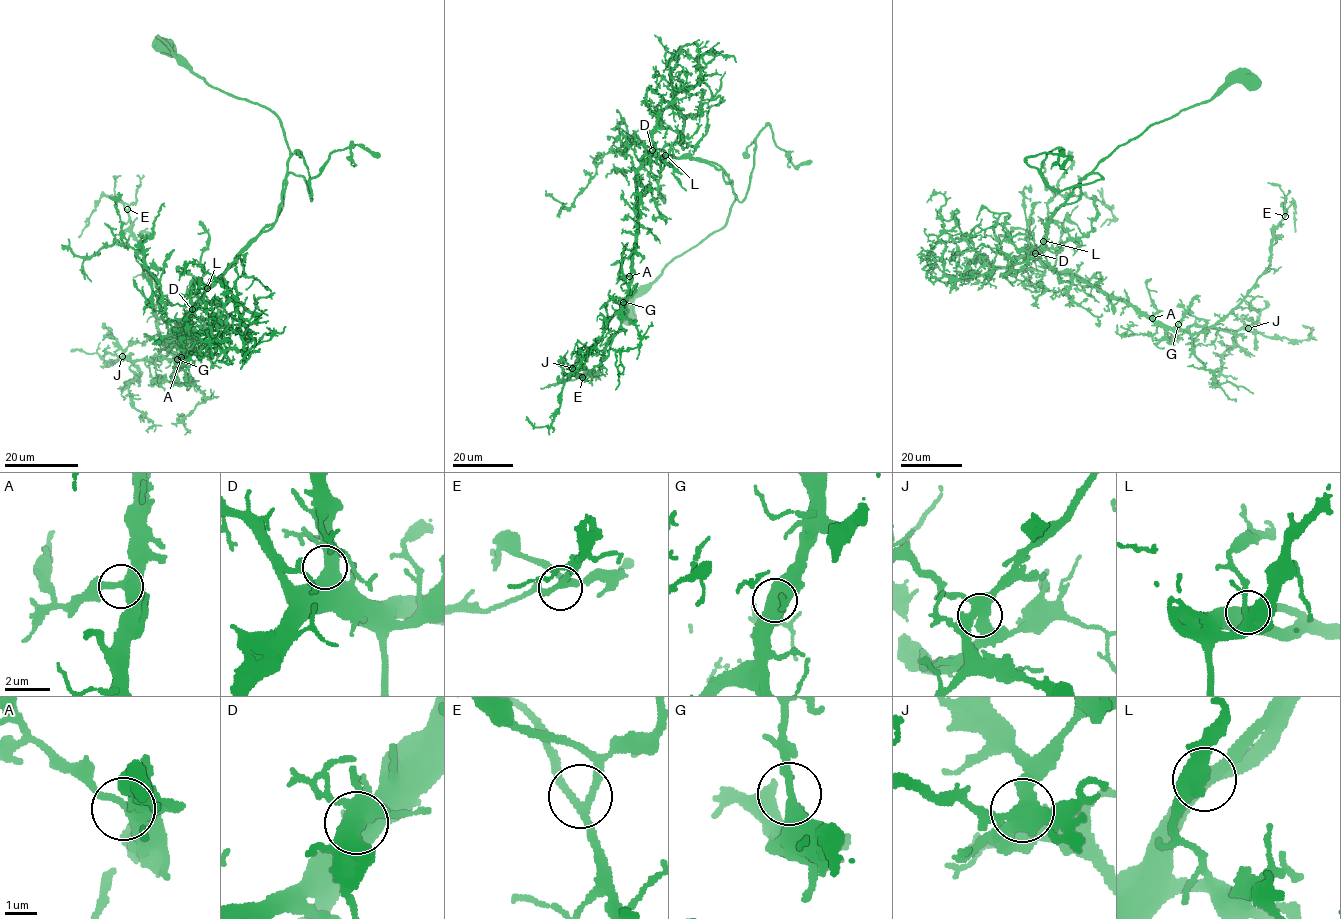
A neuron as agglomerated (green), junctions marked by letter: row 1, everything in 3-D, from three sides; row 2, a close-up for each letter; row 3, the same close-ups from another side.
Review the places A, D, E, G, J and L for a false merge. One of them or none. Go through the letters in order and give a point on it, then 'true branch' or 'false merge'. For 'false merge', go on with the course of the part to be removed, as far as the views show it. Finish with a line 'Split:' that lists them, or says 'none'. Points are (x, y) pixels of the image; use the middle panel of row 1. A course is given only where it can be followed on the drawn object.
A: place (629, 276); true branch
D: place (652, 150); true branch
E: place (582, 377); true branch
G: place (623, 302); true branch
J: place (572, 368); true branch
L: place (665, 155); true branch
Split: none

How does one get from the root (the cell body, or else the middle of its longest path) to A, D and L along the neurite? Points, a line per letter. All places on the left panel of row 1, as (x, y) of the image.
A: (166, 48), (209, 85), (270, 109), (290, 151), (277, 219), (178, 326), (186, 342), (181, 357)
D: (166, 48), (209, 85), (270, 109), (283, 128), (290, 151), (277, 219), (267, 225), (241, 252), (192, 309)
L: (166, 48), (209, 85), (270, 109), (283, 128), (290, 151), (277, 219), (267, 225), (207, 288)

